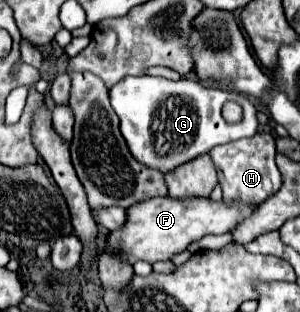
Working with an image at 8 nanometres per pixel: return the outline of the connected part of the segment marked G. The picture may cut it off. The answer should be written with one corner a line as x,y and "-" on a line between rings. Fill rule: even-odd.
123,77
119,83
115,83
109,89
109,97
111,97
111,105
121,121
121,135
127,141
127,147
131,151
131,155
135,155
135,159
151,169
161,171
163,175
167,175
169,171
173,171
175,167
209,153
215,145
221,143
229,143
241,137
253,137
259,129
259,121
257,121
257,107
249,101
247,95
237,93
237,91
225,91
219,87
205,87
197,81
191,79
179,79
179,81
169,81
163,77
-
225,101
235,101
243,107
243,119
239,123
227,123
221,115
221,109
225,105

